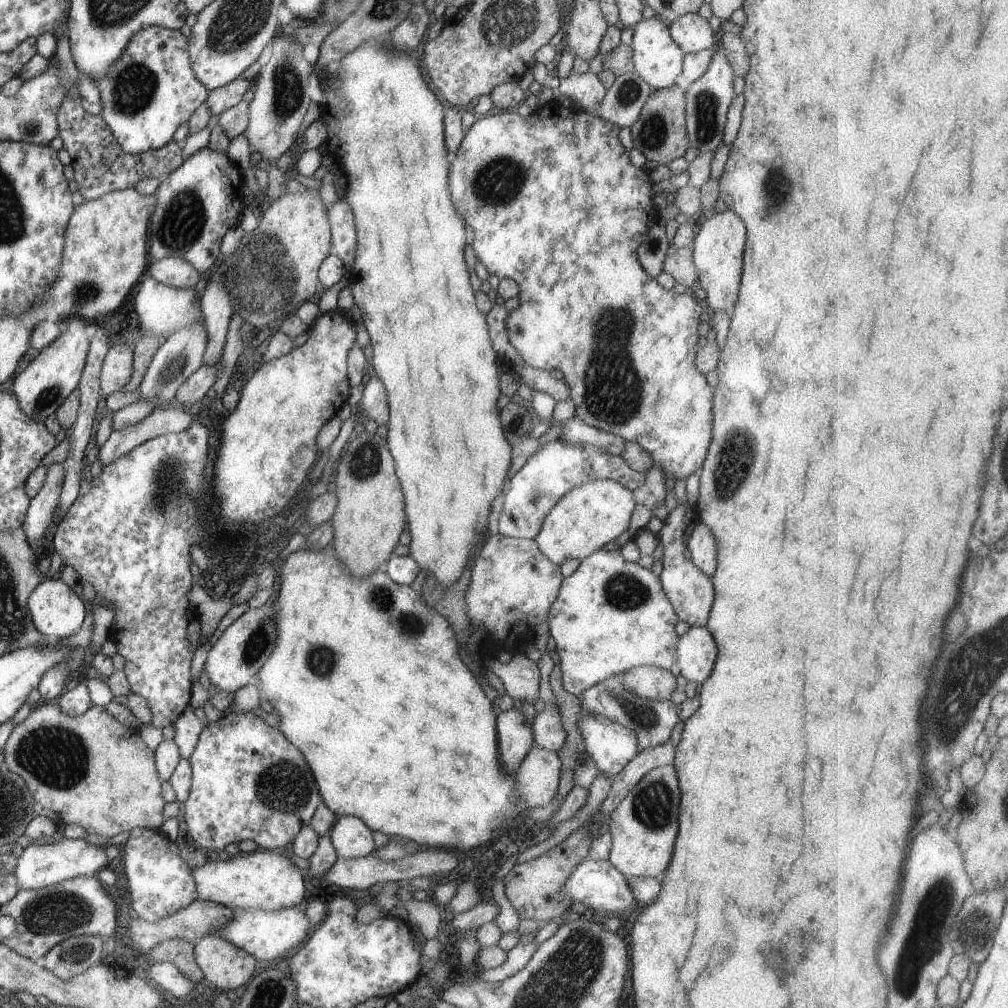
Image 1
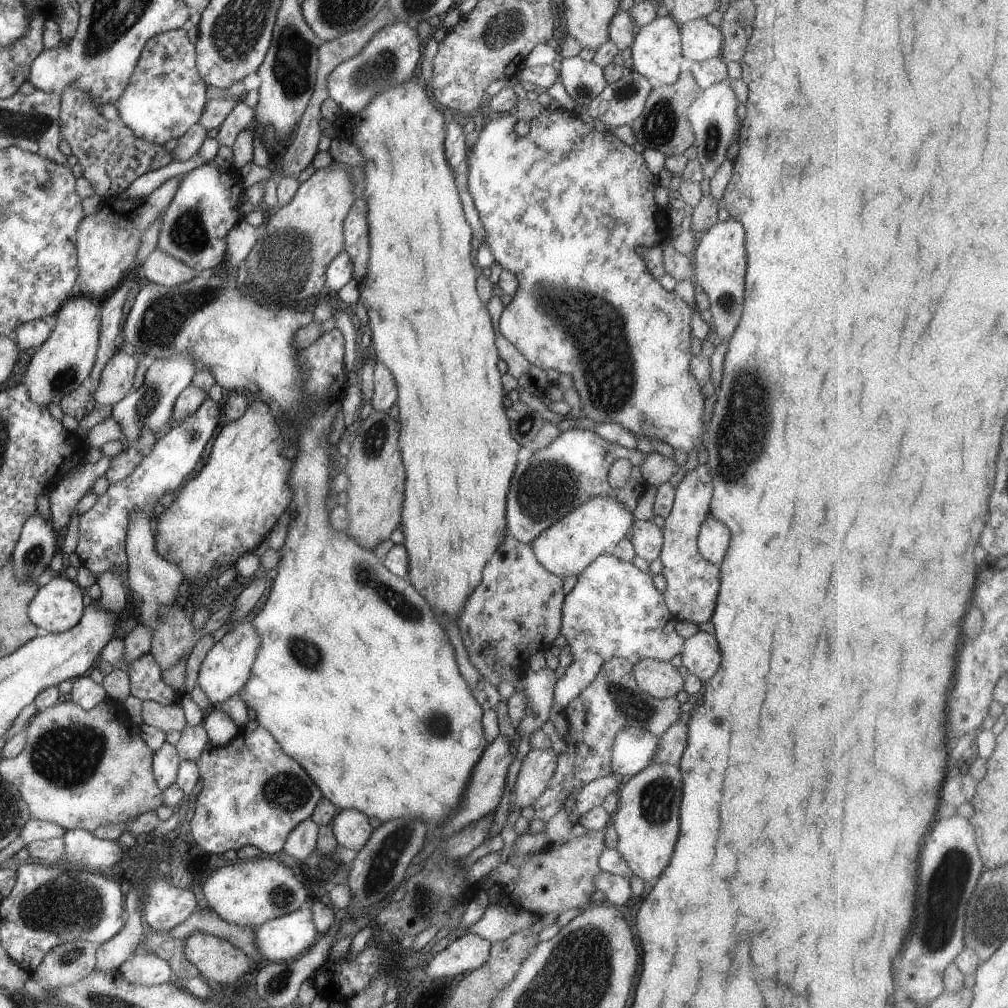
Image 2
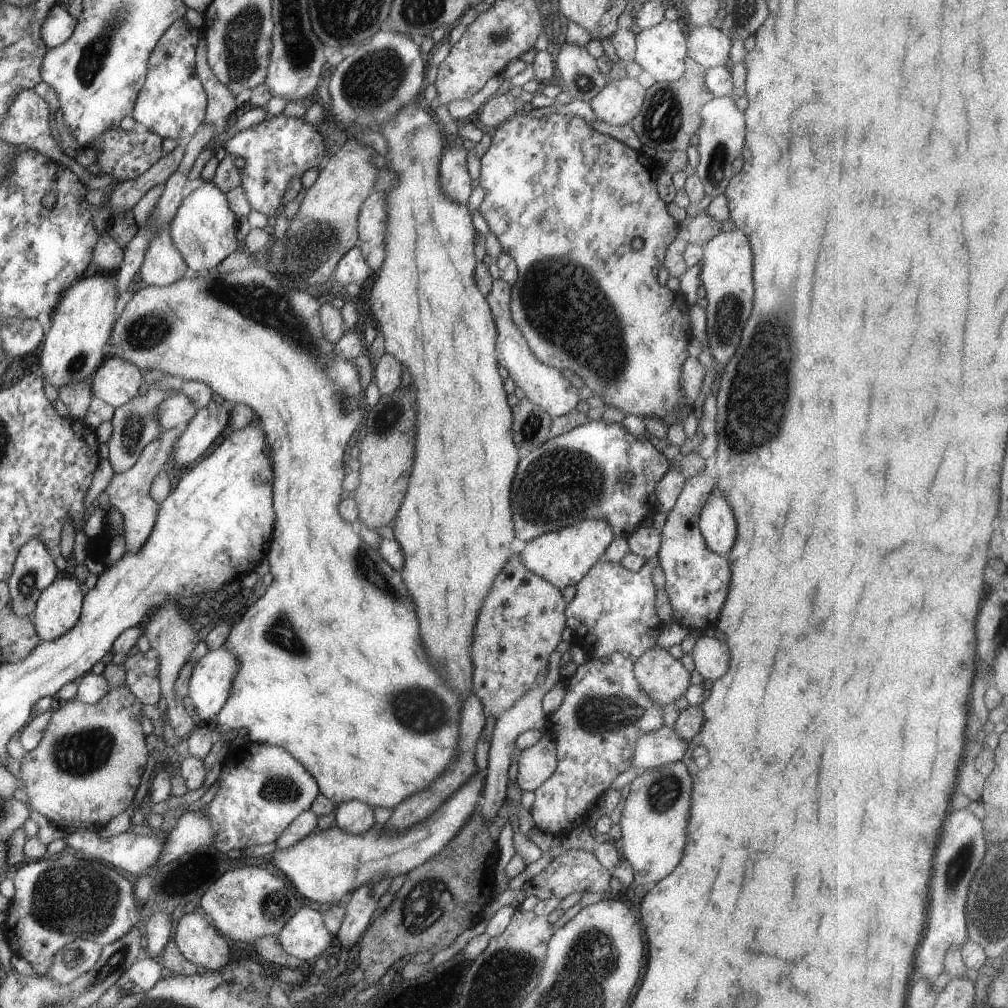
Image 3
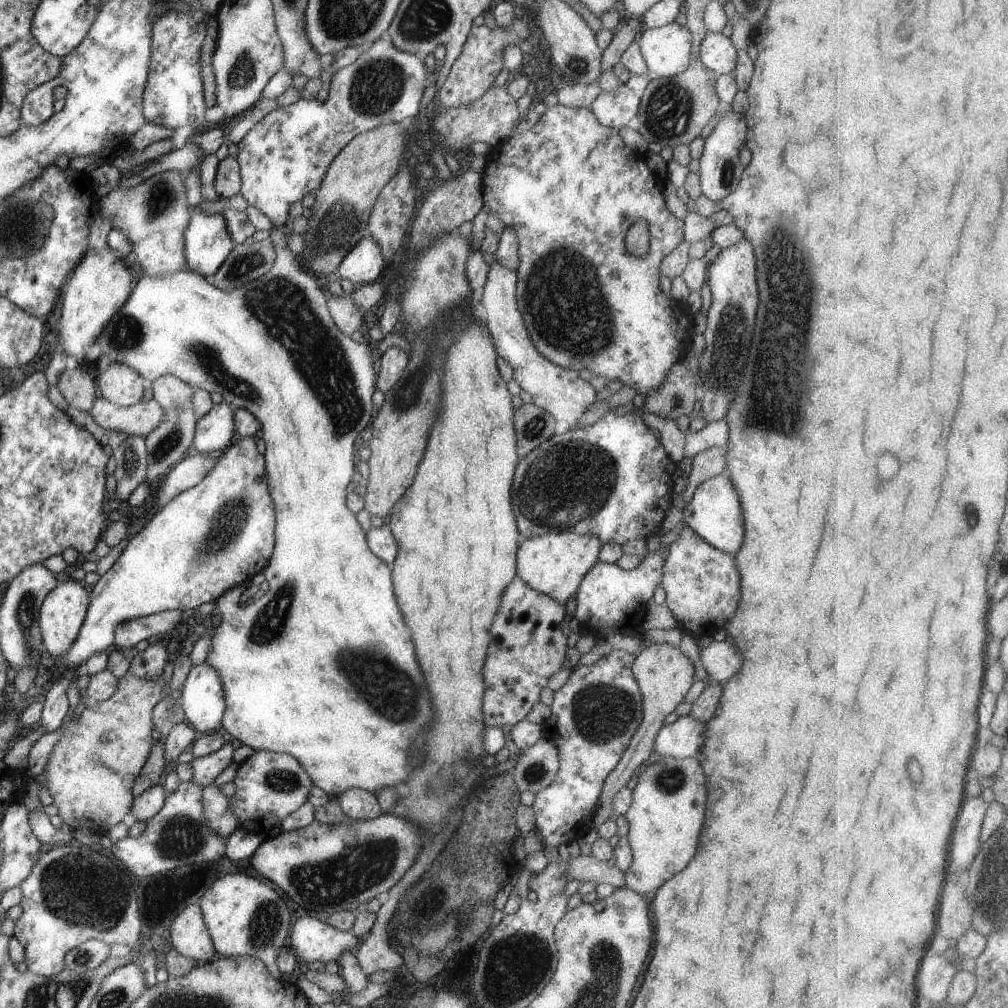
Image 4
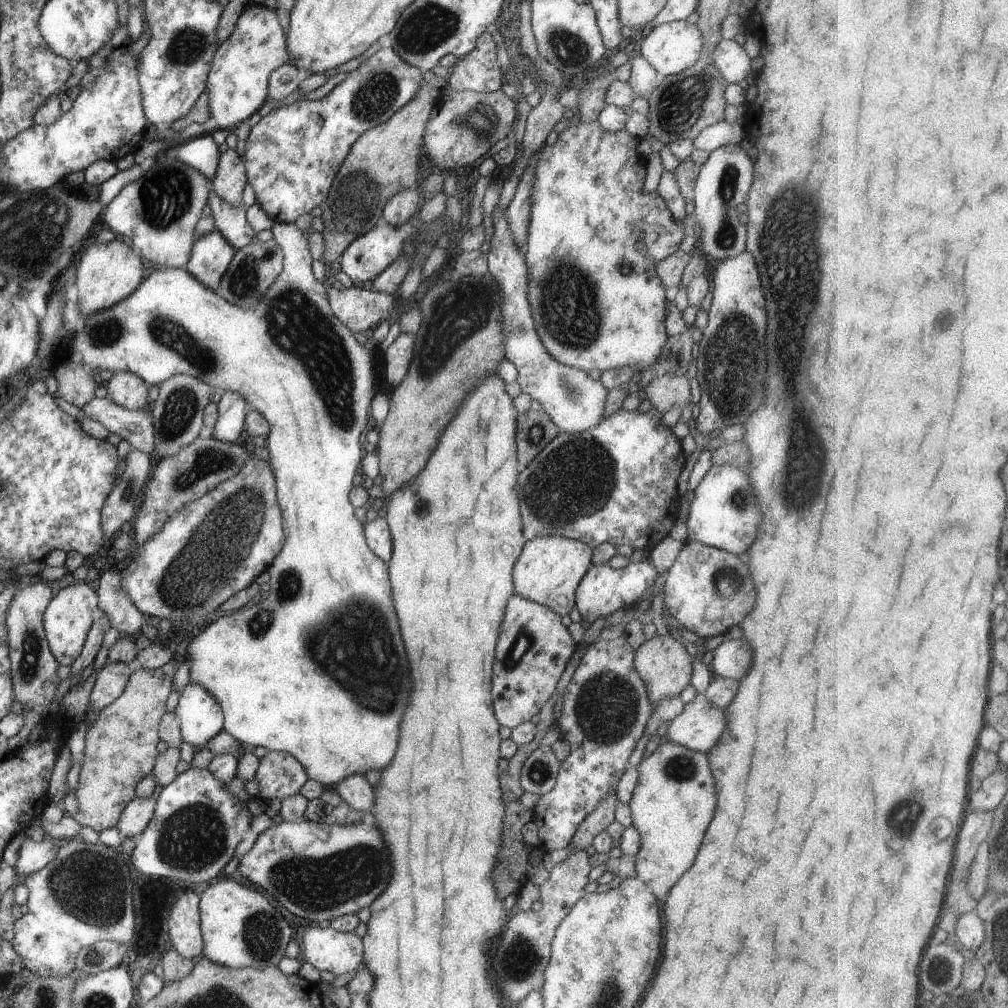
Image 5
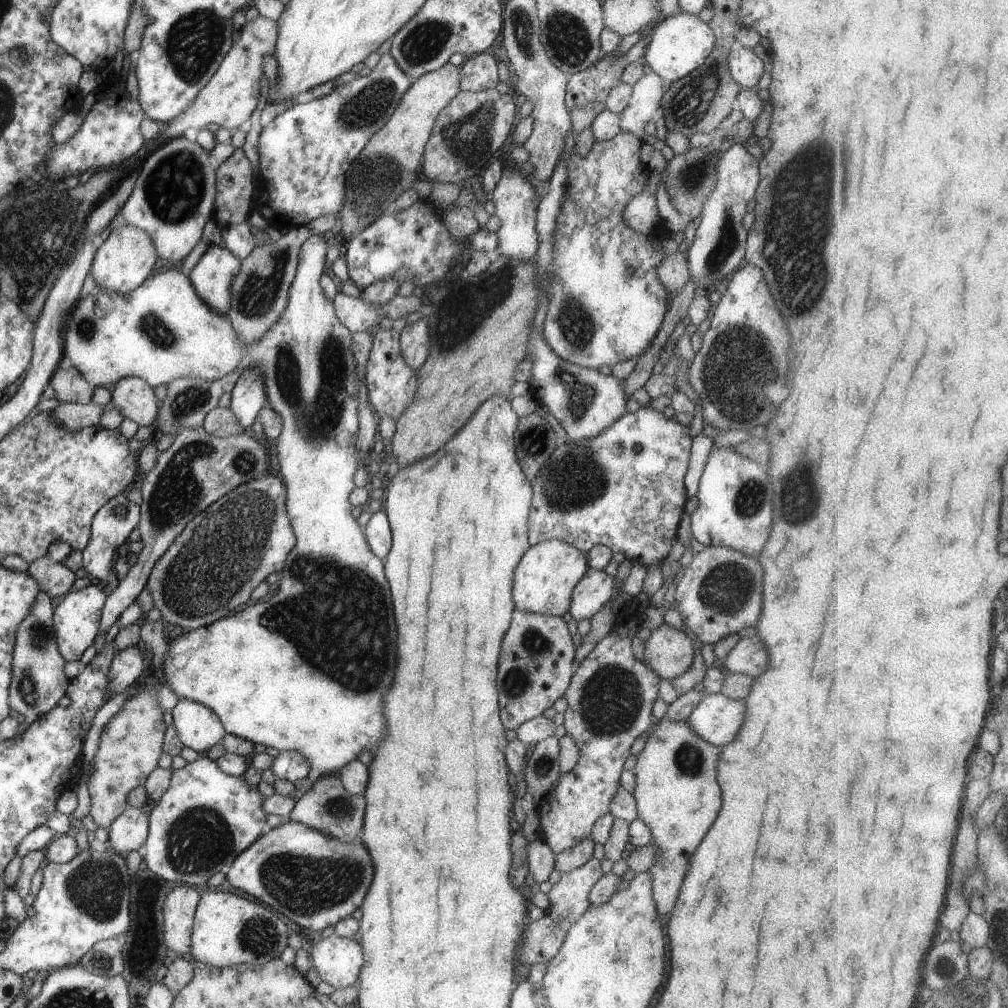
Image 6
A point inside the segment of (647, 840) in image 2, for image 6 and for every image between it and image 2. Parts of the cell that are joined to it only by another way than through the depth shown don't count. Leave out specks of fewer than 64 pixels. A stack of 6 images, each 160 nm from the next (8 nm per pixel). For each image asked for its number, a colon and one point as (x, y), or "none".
3: (654, 821)
4: (666, 815)
5: (673, 803)
6: (677, 796)

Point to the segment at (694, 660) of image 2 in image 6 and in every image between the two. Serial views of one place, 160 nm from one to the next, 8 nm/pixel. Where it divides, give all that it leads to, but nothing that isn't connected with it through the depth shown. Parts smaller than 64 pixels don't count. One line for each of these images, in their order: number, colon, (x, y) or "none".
3: (711, 657)
4: (721, 659)
5: (732, 659)
6: (749, 656)

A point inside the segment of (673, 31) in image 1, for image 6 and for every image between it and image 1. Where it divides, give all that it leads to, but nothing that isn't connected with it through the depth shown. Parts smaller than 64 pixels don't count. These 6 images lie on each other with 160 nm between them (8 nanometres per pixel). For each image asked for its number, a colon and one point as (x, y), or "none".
2: (700, 40)
3: (707, 46)
4: (717, 52)
5: (733, 62)
6: (745, 67)

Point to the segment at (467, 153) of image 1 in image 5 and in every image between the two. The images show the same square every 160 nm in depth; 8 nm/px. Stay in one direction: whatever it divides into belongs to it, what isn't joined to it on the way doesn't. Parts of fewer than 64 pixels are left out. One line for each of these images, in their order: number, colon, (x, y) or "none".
2: (564, 208)
3: (565, 202)
4: (570, 188)
5: (595, 235)

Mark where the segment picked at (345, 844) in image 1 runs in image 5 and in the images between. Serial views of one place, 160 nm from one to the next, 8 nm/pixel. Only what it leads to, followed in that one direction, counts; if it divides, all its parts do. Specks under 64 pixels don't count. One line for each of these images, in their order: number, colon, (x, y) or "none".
2: (351, 828)
3: (354, 817)
4: (357, 803)
5: (355, 790)

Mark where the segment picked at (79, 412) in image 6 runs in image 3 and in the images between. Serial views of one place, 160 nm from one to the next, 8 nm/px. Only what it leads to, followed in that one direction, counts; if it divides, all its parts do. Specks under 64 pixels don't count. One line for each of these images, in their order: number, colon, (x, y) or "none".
3: (176, 412)
4: (138, 420)
5: (136, 427)

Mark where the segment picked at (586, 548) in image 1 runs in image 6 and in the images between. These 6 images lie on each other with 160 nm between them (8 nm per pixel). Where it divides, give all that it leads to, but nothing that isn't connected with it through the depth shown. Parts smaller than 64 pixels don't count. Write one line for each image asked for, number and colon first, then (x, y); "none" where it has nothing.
2: (595, 527)
3: (563, 557)
4: (554, 564)
5: (548, 571)
6: (544, 579)

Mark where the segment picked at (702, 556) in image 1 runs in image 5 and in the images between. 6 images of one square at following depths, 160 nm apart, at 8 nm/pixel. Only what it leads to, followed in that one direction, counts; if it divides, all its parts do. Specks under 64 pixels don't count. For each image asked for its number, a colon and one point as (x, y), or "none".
2: (713, 539)
3: (716, 521)
4: (715, 513)
5: (725, 514)

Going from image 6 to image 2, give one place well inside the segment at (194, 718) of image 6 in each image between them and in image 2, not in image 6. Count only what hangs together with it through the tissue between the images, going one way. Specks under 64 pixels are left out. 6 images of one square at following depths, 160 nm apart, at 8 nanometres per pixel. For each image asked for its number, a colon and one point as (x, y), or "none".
2: (225, 670)
3: (209, 687)
4: (202, 698)
5: (200, 717)

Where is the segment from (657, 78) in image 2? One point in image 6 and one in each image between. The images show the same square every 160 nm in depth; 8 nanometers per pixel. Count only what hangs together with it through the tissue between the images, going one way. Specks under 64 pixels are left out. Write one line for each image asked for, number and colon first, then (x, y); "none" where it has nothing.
3: (661, 50)
4: (666, 49)
5: (670, 48)
6: (680, 44)

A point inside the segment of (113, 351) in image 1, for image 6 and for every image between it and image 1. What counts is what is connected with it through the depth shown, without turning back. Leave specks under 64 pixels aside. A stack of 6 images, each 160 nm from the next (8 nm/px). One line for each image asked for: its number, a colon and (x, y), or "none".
2: (117, 378)
3: (117, 381)
4: (119, 384)
5: (129, 391)
6: (135, 399)

